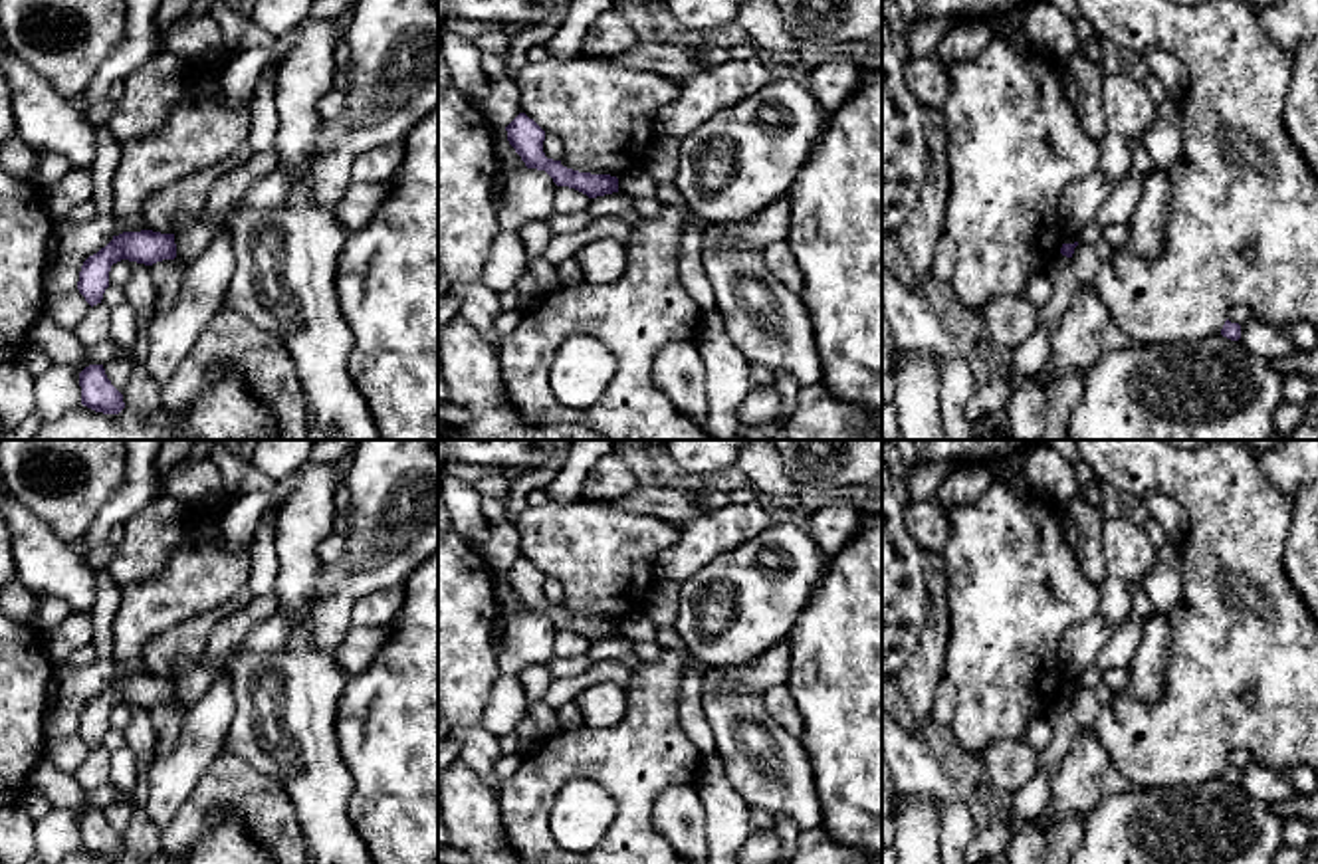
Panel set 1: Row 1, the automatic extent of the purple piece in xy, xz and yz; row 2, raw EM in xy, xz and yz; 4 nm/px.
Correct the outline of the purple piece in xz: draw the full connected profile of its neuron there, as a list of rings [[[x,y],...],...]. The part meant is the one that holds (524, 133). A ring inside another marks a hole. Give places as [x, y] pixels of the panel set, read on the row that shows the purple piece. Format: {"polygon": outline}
{"polygon": [[[519,113],[505,131],[525,166],[545,170],[557,186],[575,188],[589,198],[618,192],[616,176],[579,172],[563,166],[561,161],[547,159],[543,153],[545,131],[525,113]]]}

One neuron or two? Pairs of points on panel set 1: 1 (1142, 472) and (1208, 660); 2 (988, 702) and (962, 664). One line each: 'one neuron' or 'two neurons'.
1: one neuron
2: one neuron

